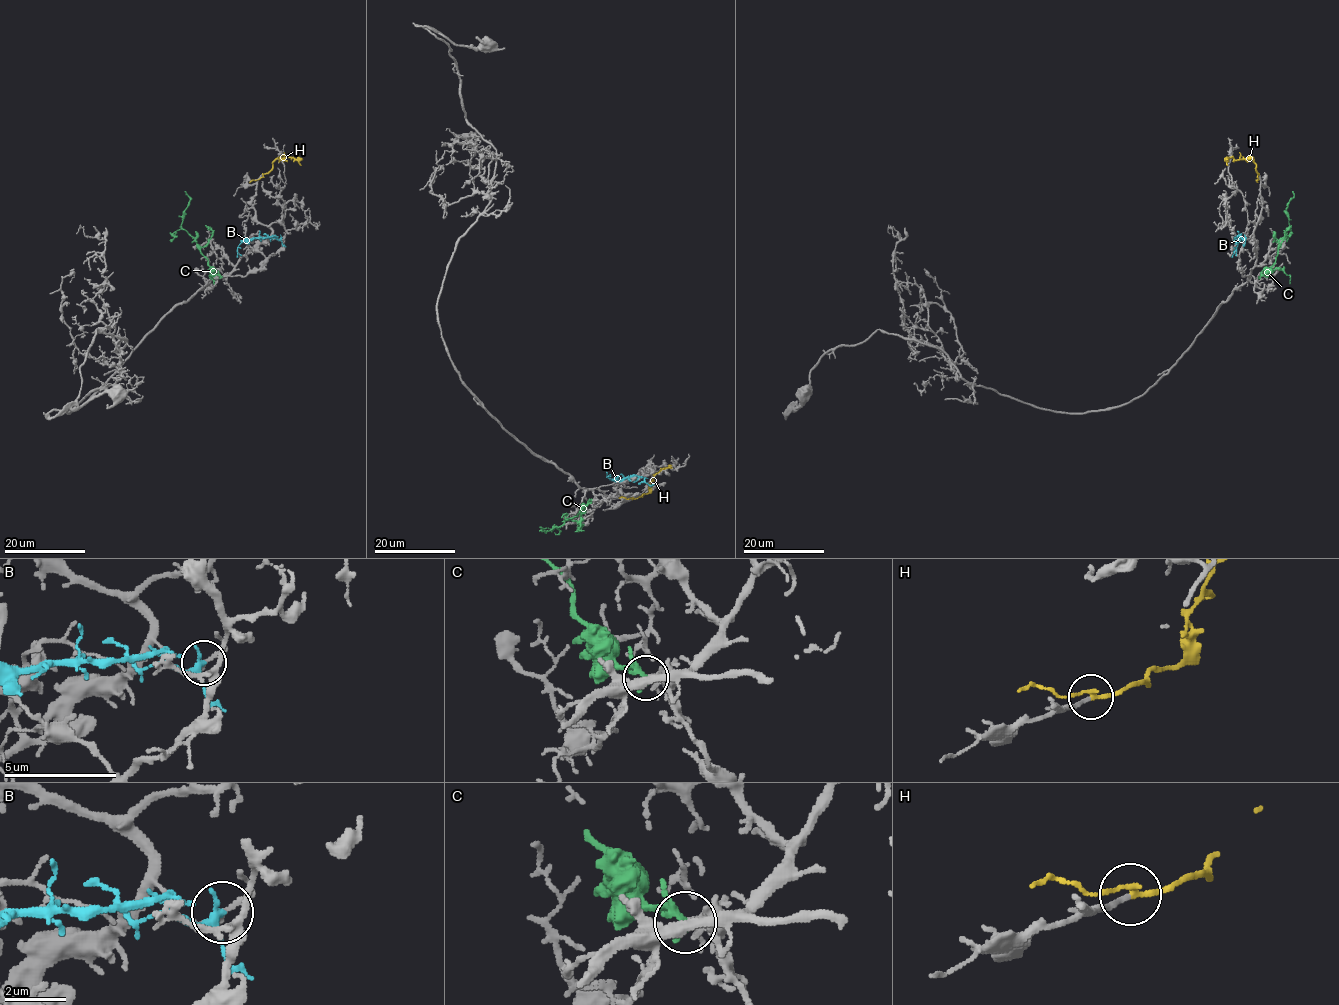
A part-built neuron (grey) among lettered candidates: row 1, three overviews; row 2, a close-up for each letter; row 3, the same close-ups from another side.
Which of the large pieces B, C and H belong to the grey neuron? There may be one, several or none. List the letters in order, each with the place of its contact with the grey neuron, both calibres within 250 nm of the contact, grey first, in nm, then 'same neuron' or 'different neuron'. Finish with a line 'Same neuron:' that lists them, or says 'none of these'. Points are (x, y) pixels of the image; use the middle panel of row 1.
B: contact (651, 486); calibres 110 and 240 nm; different neuron
C: contact (590, 502); calibres 140 and 280 nm; different neuron
H: contact (632, 499); calibres 170 and 190 nm; same neuron
Same neuron: H

